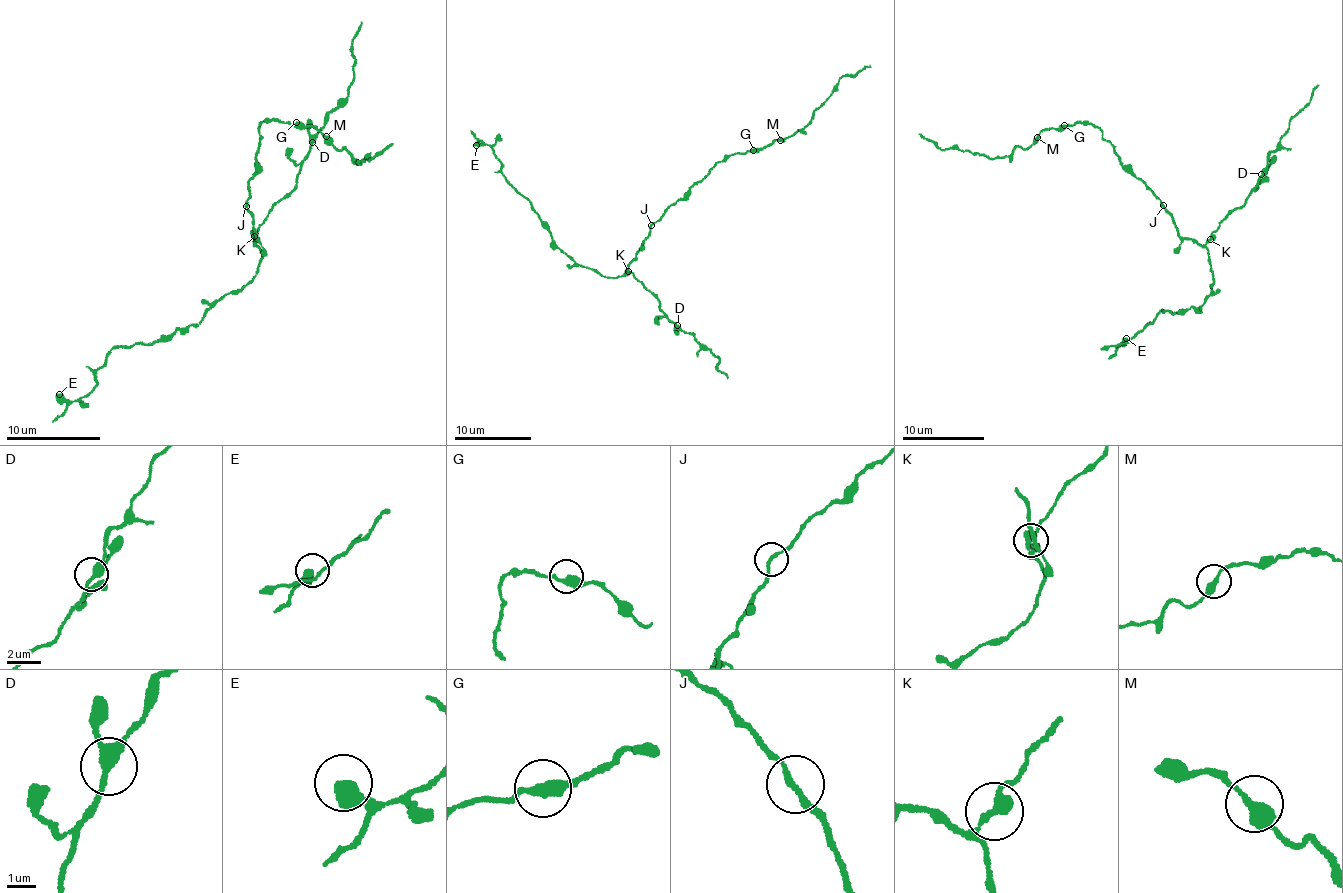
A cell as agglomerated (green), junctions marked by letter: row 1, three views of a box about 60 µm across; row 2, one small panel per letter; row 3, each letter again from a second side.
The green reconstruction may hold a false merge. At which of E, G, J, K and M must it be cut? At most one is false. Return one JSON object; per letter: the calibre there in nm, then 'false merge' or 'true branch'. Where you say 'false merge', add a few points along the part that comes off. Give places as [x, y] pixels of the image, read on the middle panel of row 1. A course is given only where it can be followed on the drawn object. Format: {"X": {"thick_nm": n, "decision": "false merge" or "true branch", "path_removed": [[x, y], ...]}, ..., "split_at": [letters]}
{"E": {"thick_nm": 550, "decision": "true branch"}, "G": {"thick_nm": 380, "decision": "true branch"}, "J": {"thick_nm": 190, "decision": "true branch"}, "K": {"thick_nm": 320, "decision": "false merge", "path_removed": [[628, 270], [656, 297], [666, 317], [715, 357], [718, 356], [718, 369], [726, 378]]}, "M": {"thick_nm": 360, "decision": "true branch"}, "split_at": ["K"]}

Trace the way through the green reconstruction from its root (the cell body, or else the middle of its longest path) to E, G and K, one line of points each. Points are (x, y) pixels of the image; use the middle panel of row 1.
E: (653, 223), (627, 275), (600, 275), (556, 245), (531, 203), (503, 174), (493, 150), (476, 145)
G: (653, 223), (685, 197), (718, 162), (736, 153), (753, 150)
K: (653, 223), (635, 259), (627, 267), (628, 270)

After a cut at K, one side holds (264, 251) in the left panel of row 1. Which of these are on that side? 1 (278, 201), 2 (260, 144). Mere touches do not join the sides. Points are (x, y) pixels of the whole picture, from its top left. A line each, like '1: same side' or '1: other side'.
1: other side
2: same side

